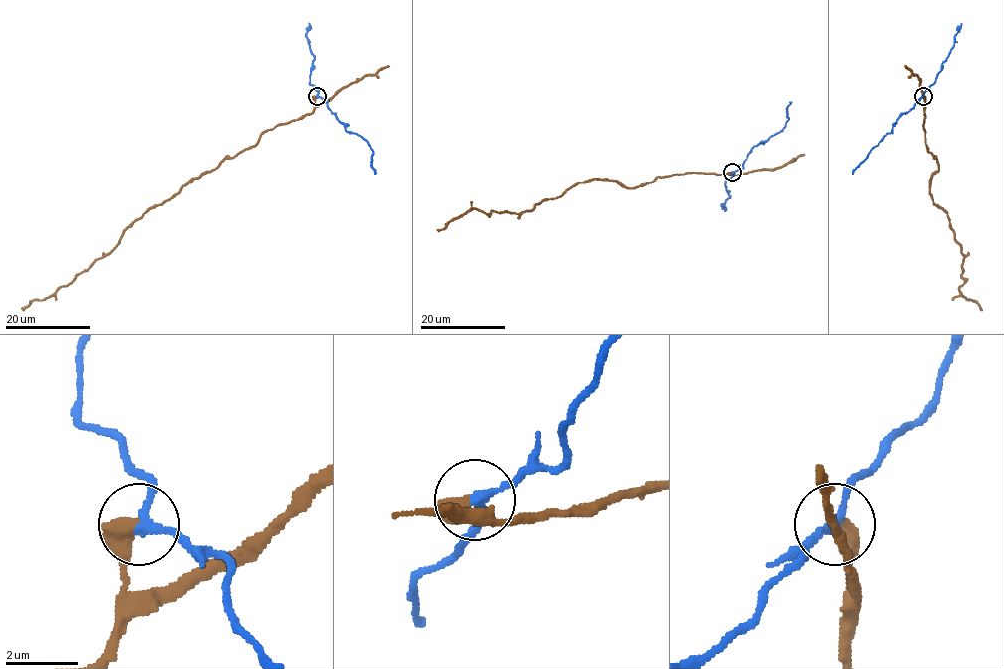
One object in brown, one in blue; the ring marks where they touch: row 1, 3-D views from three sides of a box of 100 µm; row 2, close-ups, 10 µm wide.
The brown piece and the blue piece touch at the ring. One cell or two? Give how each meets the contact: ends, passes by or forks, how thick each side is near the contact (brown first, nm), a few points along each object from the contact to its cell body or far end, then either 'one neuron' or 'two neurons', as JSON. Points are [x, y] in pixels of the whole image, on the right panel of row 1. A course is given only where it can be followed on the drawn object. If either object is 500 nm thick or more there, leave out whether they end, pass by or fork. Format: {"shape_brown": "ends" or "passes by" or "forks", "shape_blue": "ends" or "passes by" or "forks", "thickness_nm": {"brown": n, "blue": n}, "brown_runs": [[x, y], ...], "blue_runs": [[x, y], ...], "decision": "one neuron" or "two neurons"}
{"thickness_nm": {"brown": 500, "blue": 240}, "brown_runs": [[923, 96], [927, 150], [939, 166], [930, 180], [932, 201], [947, 214], [961, 249], [959, 291], [980, 309]], "blue_runs": [[923, 96], [893, 125], [893, 129], [852, 174]], "decision": "two neurons"}

